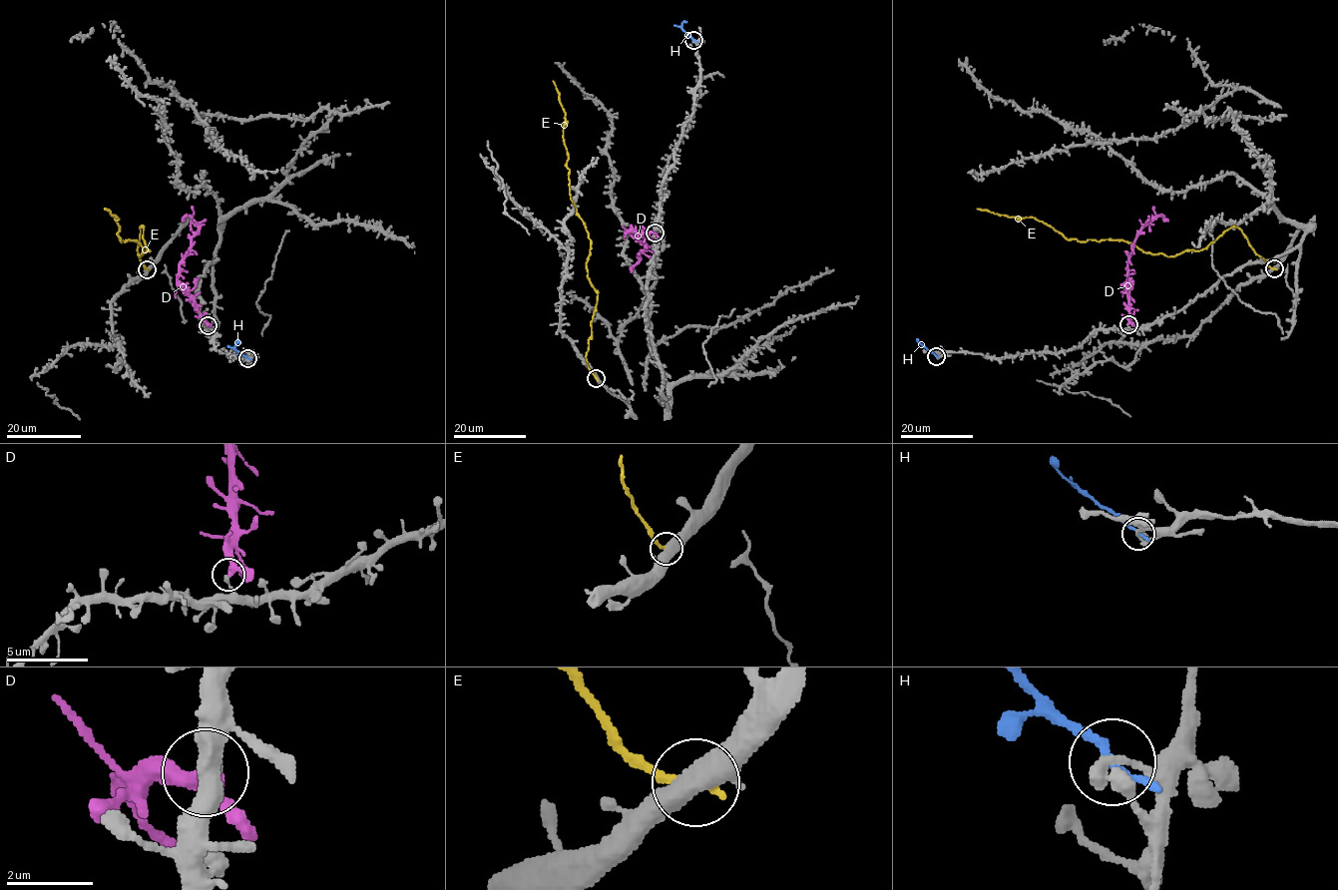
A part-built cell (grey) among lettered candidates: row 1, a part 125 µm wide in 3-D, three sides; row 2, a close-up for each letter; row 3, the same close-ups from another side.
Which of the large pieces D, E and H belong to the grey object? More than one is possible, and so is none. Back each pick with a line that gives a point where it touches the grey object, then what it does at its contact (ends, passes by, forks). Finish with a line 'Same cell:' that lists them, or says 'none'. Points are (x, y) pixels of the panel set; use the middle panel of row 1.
Same cell: none

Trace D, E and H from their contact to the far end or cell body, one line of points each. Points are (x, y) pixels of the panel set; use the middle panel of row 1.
D: (655, 231), (626, 231), (646, 246), (631, 268), (632, 272)
E: (596, 378), (586, 359), (598, 292), (586, 264), (590, 239), (570, 198), (563, 137), (565, 113), (553, 81)
H: (694, 40), (681, 27), (686, 21)

